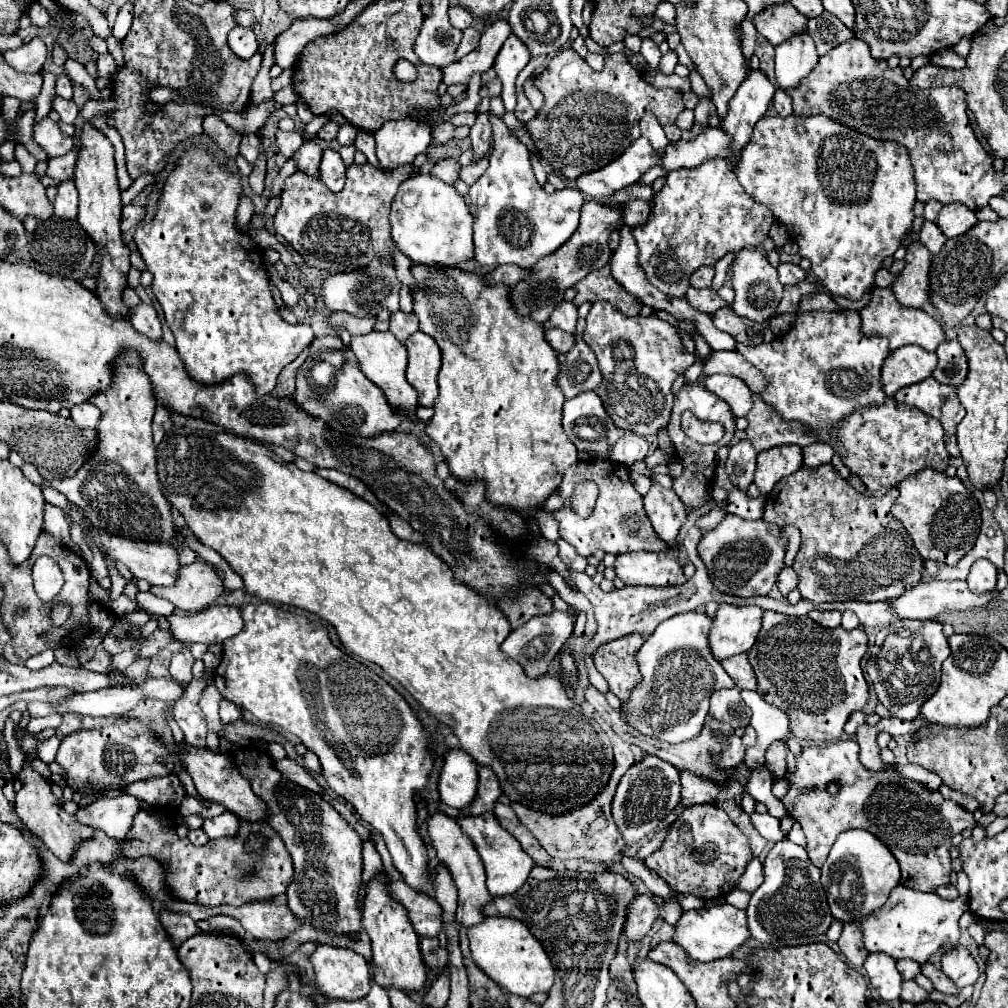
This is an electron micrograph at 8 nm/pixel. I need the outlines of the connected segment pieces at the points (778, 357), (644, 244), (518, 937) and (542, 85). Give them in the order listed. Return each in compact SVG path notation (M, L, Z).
M852 309L832 311L832 313L808 311L808 313L802 313L802 315L796 315L794 327L788 333L776 337L774 341L762 343L762 345L756 345L756 347L738 343L736 349L748 361L752 361L754 367L760 369L760 373L768 381L766 389L760 395L762 401L766 405L770 405L770 409L774 413L778 413L780 419L784 419L784 421L798 419L806 427L806 433L814 435L818 443L836 445L838 439L832 437L832 431L842 419L852 415L856 409L870 407L870 405L882 405L882 403L888 401L888 395L884 393L882 381L880 381L882 363L890 353L888 341L882 339L882 337L862 335L858 311L852 311Z
M710 159L694 169L670 171L652 203L652 215L646 225L634 229L642 251L638 259L648 281L672 299L684 297L694 269L708 261L718 261L726 253L758 247L774 223L768 207L756 203L742 189L730 165L722 159Z
M486 917L486 923L470 927L468 931L470 951L474 963L494 979L504 991L520 997L530 997L534 993L548 993L554 985L554 967L542 943L528 931L524 923L508 917Z
M564 49L550 59L536 87L544 93L544 105L526 129L554 171L572 181L622 155L622 151L640 137L638 121L646 111L654 111L670 141L680 139L676 117L684 111L682 93L648 85L642 73L628 63L624 53L608 55L604 69L598 73L574 49Z

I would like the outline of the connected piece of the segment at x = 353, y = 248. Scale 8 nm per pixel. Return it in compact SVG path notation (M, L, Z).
M354 163L348 167L344 189L340 193L330 193L320 179L296 171L286 179L280 193L282 205L274 217L276 231L304 257L308 267L326 273L362 271L372 259L378 259L382 265L394 265L392 249L396 243L390 235L388 211L400 183L412 177L412 173L414 165L382 171L370 163Z

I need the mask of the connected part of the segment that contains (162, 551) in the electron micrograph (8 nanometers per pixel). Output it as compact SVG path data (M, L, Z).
M102 535L102 543L112 557L122 561L136 579L146 579L150 585L168 587L178 581L180 551L162 543L138 543L114 535Z

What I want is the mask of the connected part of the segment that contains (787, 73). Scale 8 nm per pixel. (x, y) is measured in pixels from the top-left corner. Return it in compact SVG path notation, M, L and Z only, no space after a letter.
M794 35L776 47L776 83L780 89L796 89L818 63L818 53L810 35Z

